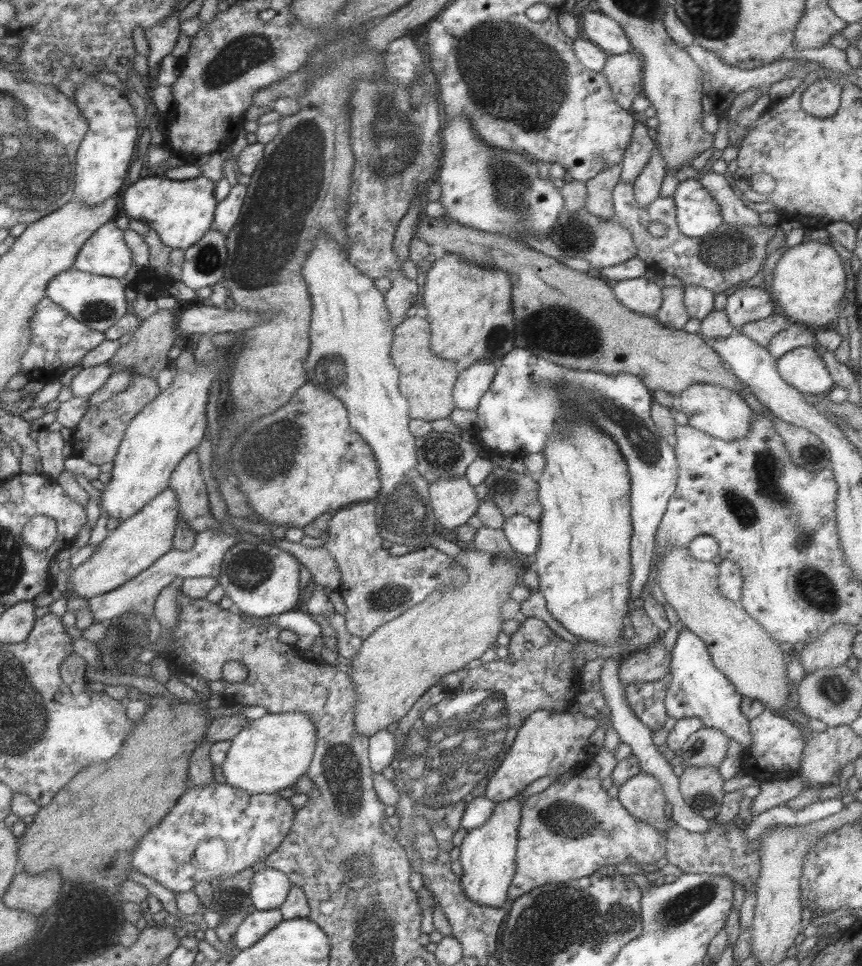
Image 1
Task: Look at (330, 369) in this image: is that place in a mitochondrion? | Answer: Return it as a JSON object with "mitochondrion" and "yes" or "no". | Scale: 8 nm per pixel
{"mitochondrion":"yes"}

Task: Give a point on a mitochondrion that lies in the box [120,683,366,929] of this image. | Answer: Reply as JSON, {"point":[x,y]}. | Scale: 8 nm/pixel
{"point":[340,764]}

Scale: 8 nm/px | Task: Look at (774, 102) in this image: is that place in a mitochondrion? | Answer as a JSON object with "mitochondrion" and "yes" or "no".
{"mitochondrion":"no"}

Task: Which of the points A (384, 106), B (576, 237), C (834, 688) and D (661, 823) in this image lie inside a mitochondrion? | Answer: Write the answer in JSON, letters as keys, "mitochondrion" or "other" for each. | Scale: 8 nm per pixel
{"A":"mitochondrion","B":"mitochondrion","C":"mitochondrion","D":"other"}

